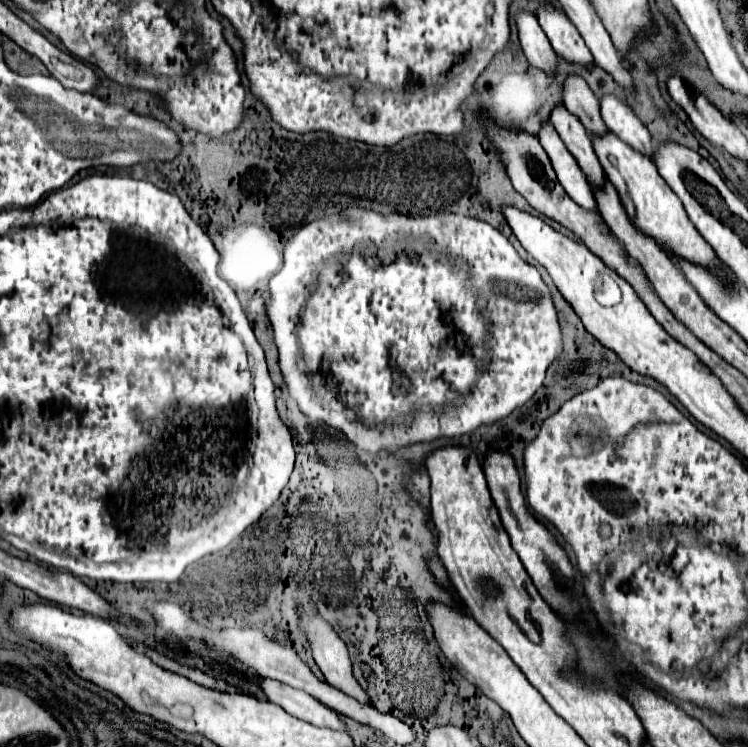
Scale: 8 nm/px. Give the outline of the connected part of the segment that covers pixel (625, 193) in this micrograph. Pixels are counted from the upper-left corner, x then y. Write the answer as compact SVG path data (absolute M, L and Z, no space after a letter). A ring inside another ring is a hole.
M606 129L602 135L592 133L590 137L592 137L594 151L598 155L598 161L604 167L604 173L608 175L612 185L618 189L622 205L624 205L626 213L630 215L632 223L640 231L654 237L666 253L676 253L692 263L706 265L718 277L724 277L724 281L728 281L732 277L732 271L728 267L724 267L724 263L716 257L714 249L700 237L700 233L696 233L694 225L688 221L688 215L684 213L682 201L666 185L666 181L660 177L660 173L656 173L654 161L650 157L644 157L642 153L636 153L636 149L632 149L626 141L620 141L620 137L616 137L616 133L612 133L610 129Z

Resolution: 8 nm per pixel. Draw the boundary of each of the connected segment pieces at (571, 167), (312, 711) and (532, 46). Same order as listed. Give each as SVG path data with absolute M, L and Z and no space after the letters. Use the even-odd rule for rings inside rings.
M544 121L544 125L540 127L540 133L538 133L538 139L540 139L540 145L544 147L544 151L548 153L564 191L580 207L584 207L588 211L596 211L598 207L596 207L596 199L588 187L588 179L584 177L576 159L566 151L566 145L562 145L560 135L556 135L556 129L552 127L550 121Z
M264 679L262 681L262 689L266 693L266 699L284 707L284 711L288 711L290 715L304 719L316 727L328 727L334 731L348 731L348 725L342 721L342 717L324 707L320 701L316 701L314 697L310 697L308 693L288 687L280 681L274 679Z
M516 11L514 15L516 27L518 27L518 37L520 37L520 45L528 57L528 61L538 67L544 69L548 75L554 73L556 67L556 53L546 37L546 33L540 29L536 17L530 11Z

